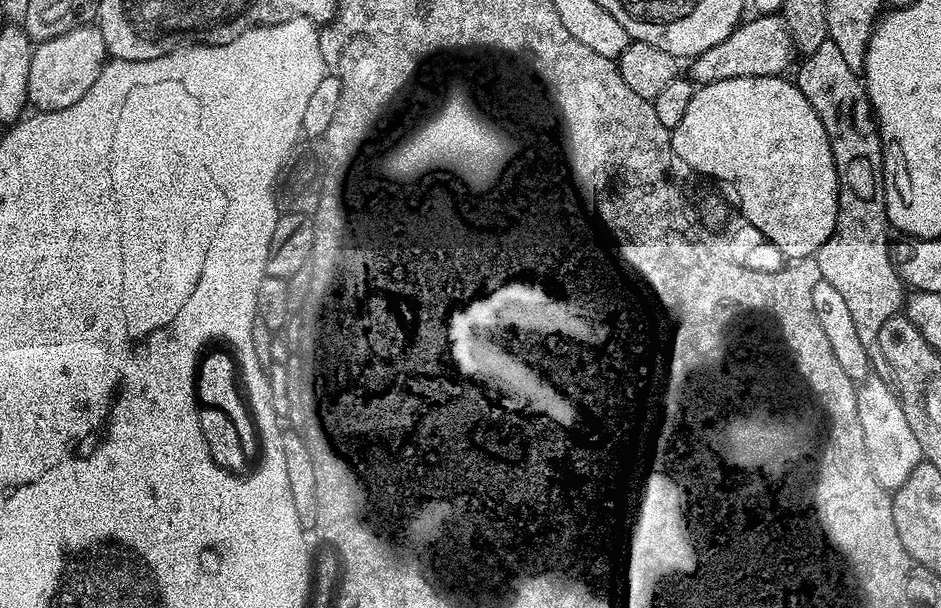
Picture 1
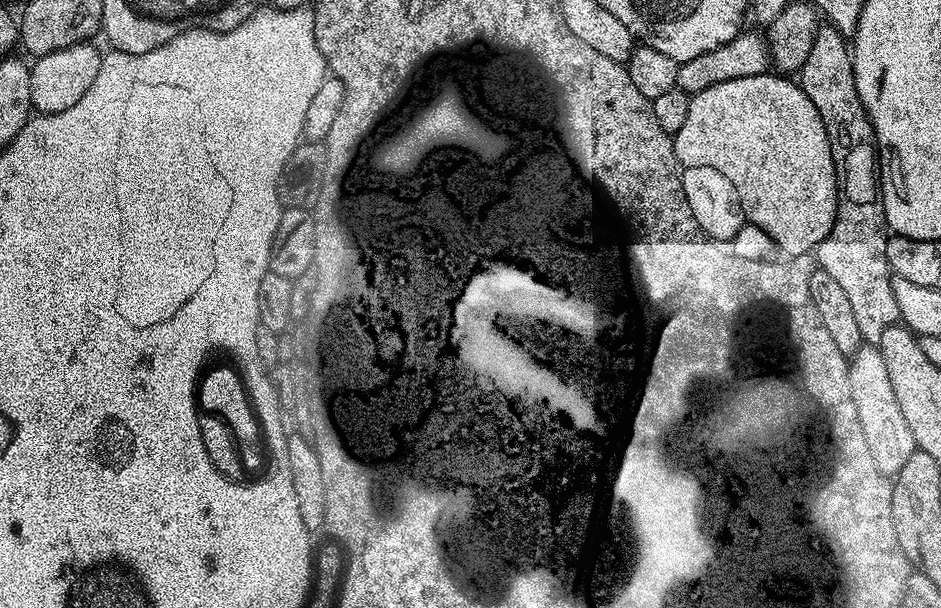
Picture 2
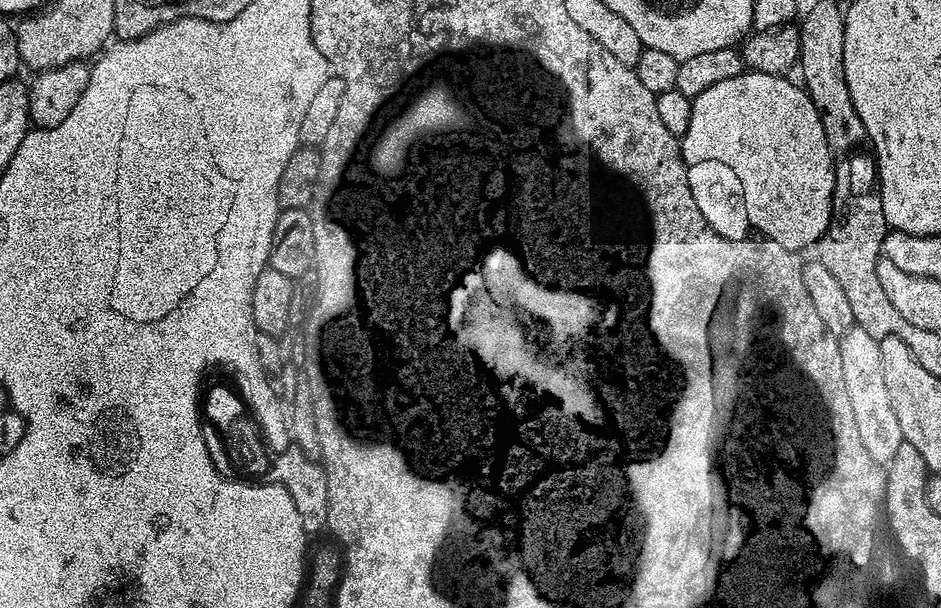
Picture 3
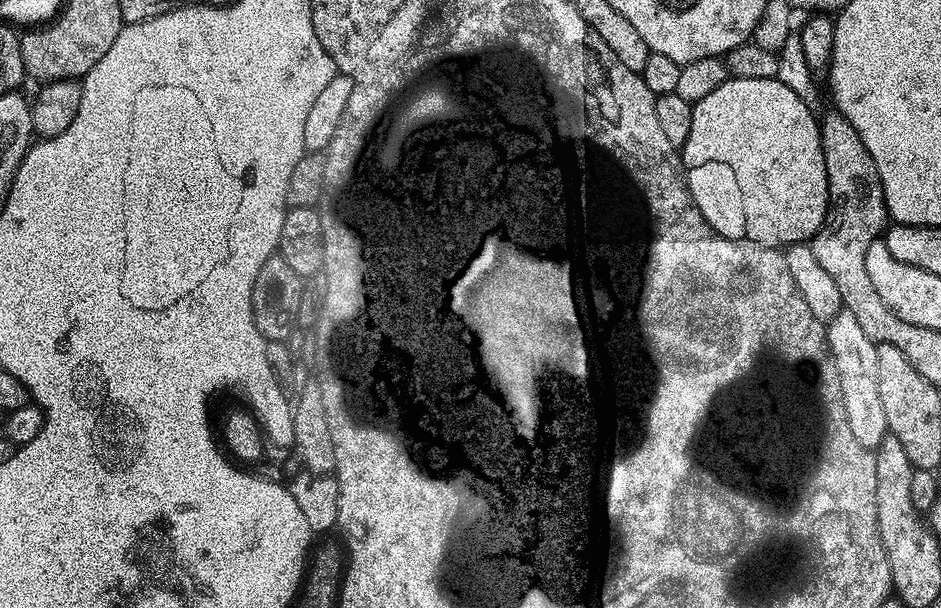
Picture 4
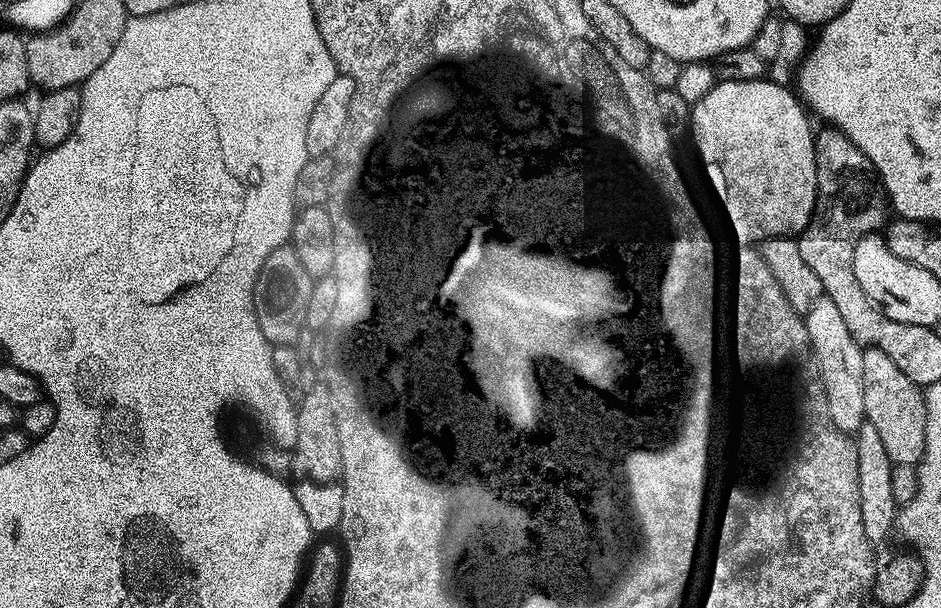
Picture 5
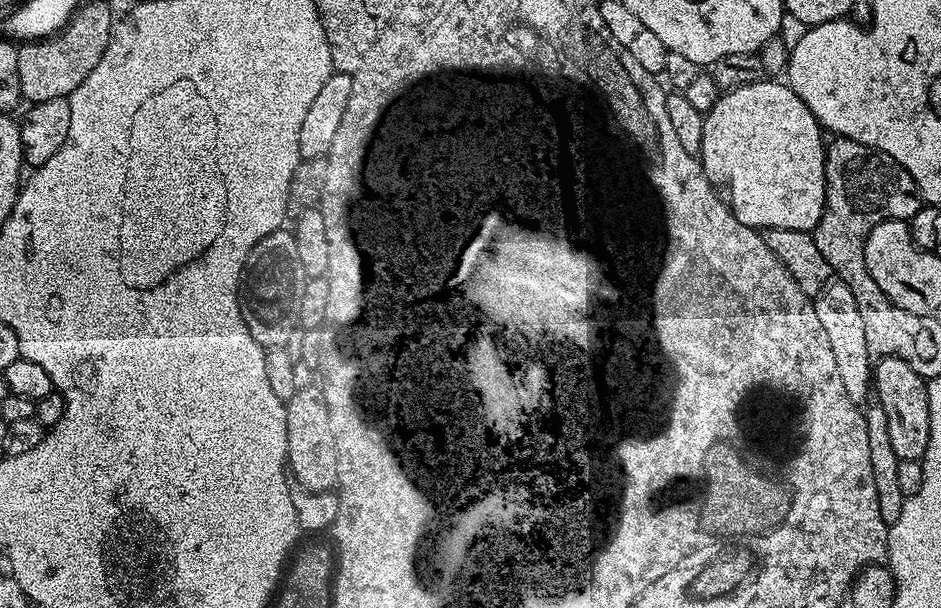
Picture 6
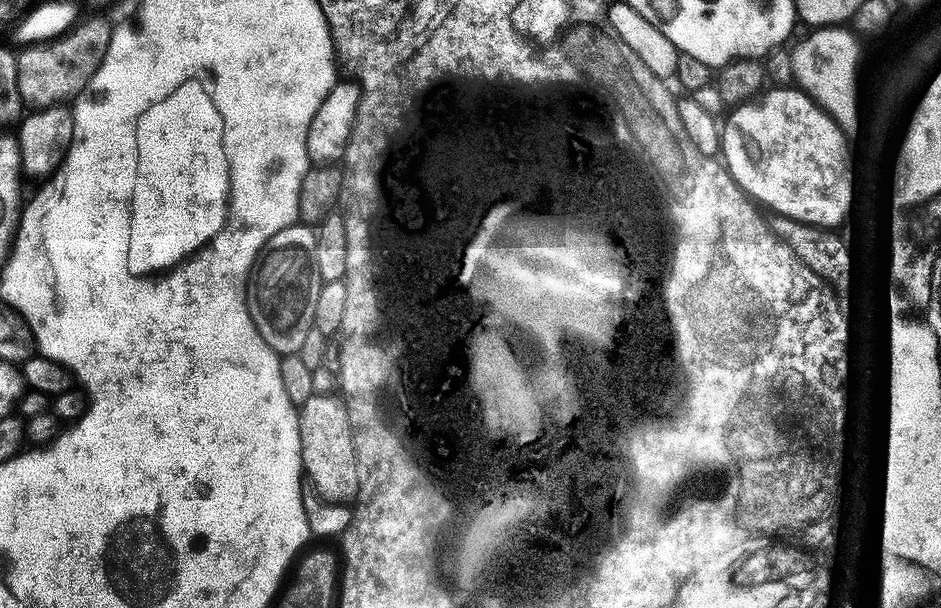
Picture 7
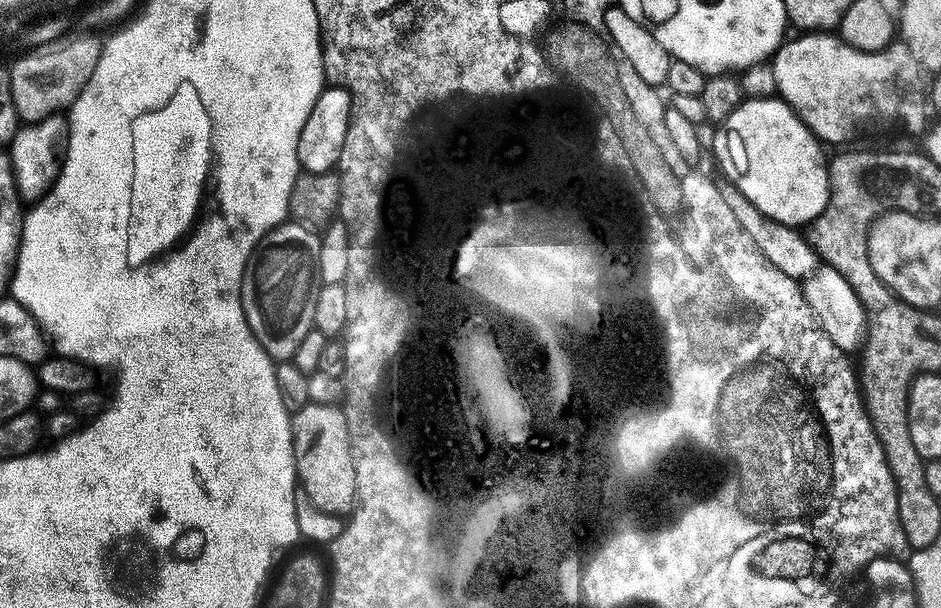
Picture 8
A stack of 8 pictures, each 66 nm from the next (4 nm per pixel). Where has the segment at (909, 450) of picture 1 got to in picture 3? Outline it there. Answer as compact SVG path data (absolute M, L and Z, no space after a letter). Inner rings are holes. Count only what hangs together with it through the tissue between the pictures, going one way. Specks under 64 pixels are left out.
M853 326L840 340L840 353L842 388L850 394L850 404L854 406L852 417L856 419L860 441L869 451L870 460L876 460L881 466L887 465L895 458L898 448L905 439L902 426L898 422L898 414L894 412L894 406L890 402L890 390L886 386L879 339L866 334L866 330L862 330L859 326Z

